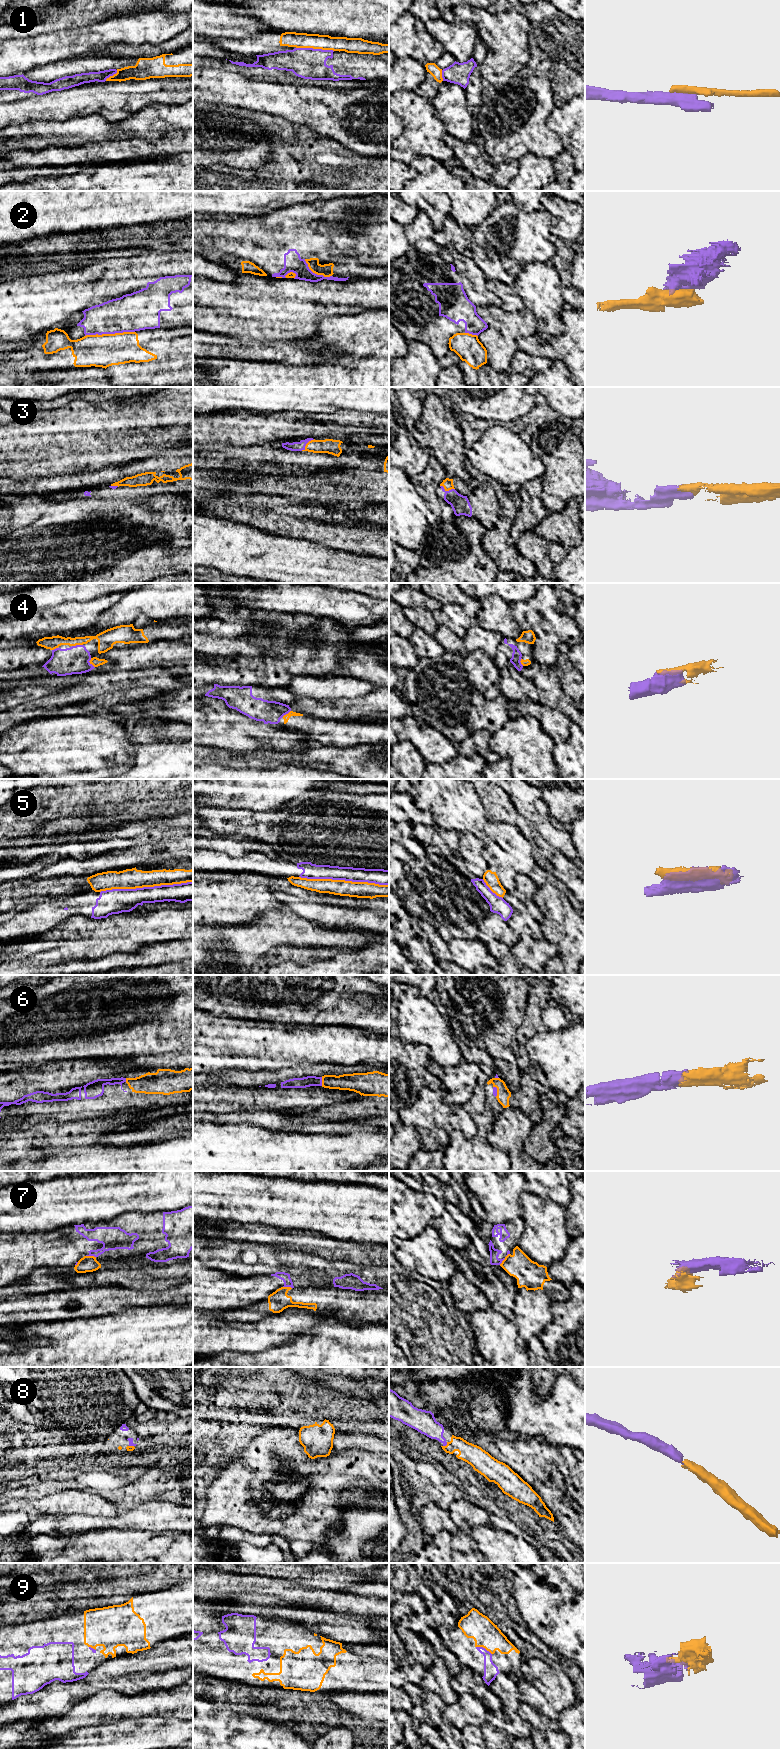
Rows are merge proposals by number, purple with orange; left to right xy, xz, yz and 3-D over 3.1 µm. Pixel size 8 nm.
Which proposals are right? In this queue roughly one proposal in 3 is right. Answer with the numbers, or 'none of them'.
3, 4, 5, 6, 8, 9

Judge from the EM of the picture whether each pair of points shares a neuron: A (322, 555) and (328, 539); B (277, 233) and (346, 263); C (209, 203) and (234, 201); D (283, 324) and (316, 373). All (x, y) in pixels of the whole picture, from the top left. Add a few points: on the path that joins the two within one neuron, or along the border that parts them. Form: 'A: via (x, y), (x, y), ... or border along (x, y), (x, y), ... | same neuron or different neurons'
A: border along (303, 539), (309, 539), (344, 550) | different neurons
B: border along (329, 260), (327, 263) | different neurons
C: via (215, 203), (218, 201), (228, 201) | same neuron
D: border along (316, 329), (313, 336), (295, 341) | different neurons

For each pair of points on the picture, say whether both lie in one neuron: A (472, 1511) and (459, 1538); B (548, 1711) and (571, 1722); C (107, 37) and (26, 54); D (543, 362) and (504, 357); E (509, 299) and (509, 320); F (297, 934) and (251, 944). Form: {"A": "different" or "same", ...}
{"A": "same", "B": "different", "C": "same", "D": "different", "E": "different", "F": "same"}

